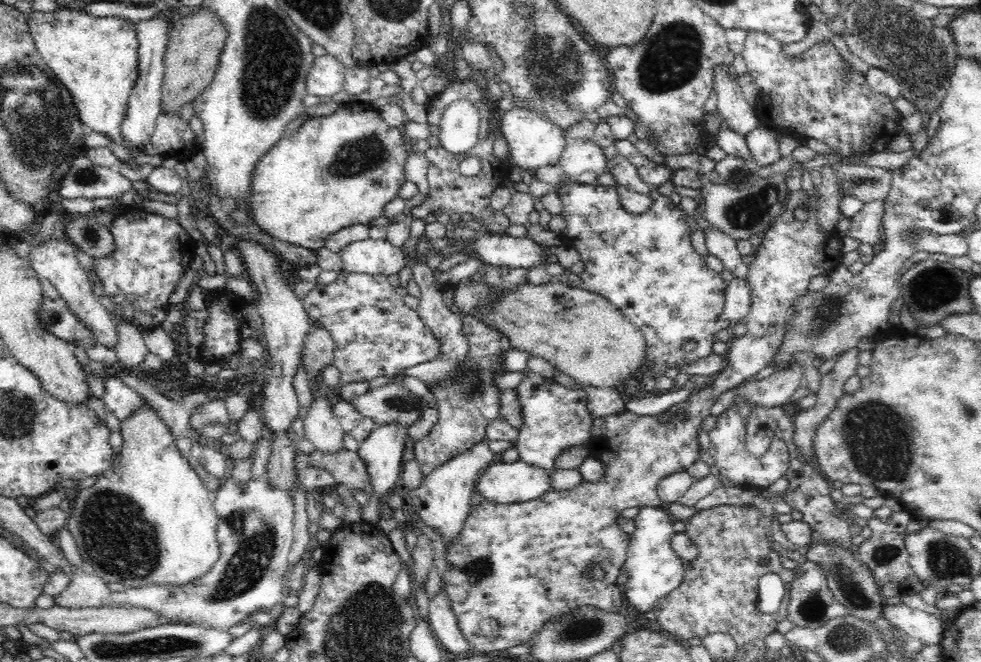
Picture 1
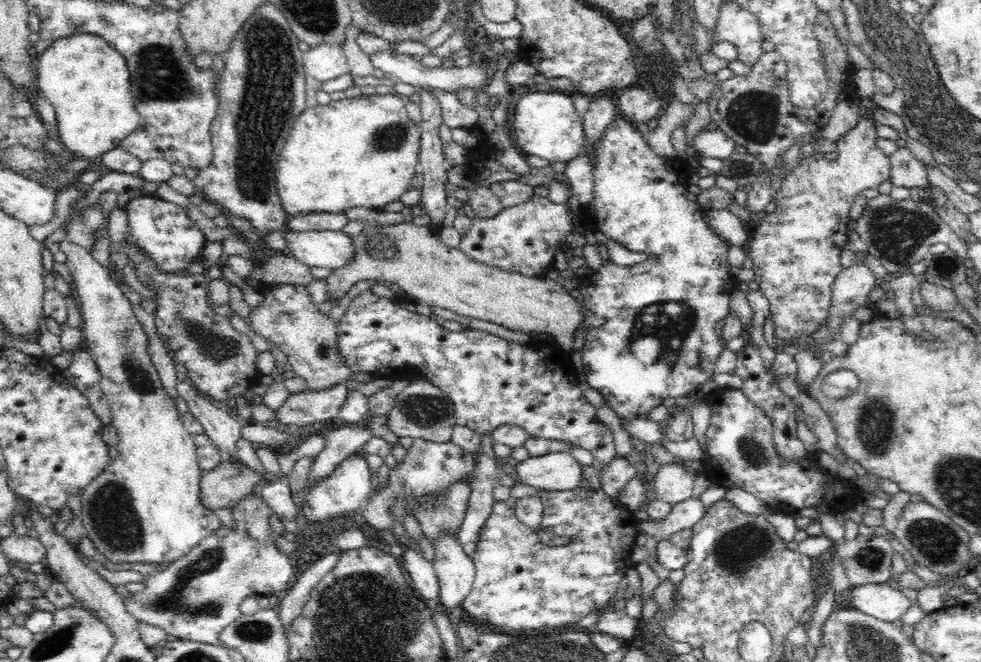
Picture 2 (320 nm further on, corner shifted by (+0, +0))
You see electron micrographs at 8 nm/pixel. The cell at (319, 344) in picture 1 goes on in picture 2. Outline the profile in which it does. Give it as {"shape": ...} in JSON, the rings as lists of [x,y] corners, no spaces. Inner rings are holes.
{"shape":[[[411,222],[364,226],[358,236],[352,236],[352,262],[344,268],[333,270],[326,278],[326,300],[337,301],[338,304],[356,282],[393,282],[417,304],[437,306],[458,315],[488,320],[533,337],[547,332],[566,353],[572,351],[576,328],[584,320],[584,314],[560,283],[545,277],[505,272],[475,262],[459,248],[444,246],[439,230],[438,227],[417,226]]]}

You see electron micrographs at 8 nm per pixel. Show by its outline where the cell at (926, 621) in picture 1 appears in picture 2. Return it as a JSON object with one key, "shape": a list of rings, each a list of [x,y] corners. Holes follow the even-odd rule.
{"shape":[[[868,583],[850,587],[849,597],[852,608],[889,623],[900,619],[912,606],[910,598],[898,590],[894,583]]]}

